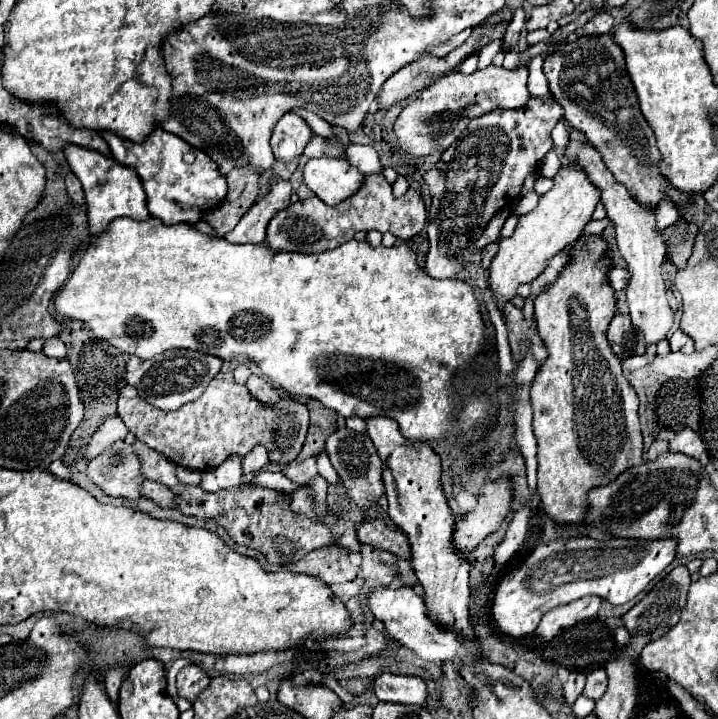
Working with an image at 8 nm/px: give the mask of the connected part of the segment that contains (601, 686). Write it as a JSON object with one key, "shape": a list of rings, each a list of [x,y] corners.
{"shape":[[[596,668],[588,674],[586,678],[586,688],[582,694],[586,694],[586,698],[592,698],[592,700],[598,700],[604,692],[606,692],[606,684],[608,684],[608,678],[606,678],[606,672],[604,668]]]}

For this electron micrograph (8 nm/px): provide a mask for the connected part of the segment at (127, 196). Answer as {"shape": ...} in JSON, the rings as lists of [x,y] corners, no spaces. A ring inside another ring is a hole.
{"shape":[[[66,146],[64,154],[66,154],[66,160],[68,160],[72,172],[78,176],[78,180],[84,186],[90,236],[98,236],[98,234],[106,232],[110,222],[120,216],[128,216],[132,220],[148,220],[150,218],[142,182],[138,180],[138,174],[132,168],[118,164],[114,158],[106,158],[94,150],[84,150],[78,146]]]}

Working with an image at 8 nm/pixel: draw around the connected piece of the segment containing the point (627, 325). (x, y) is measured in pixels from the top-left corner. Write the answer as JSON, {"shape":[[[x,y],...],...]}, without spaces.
{"shape":[[[616,314],[608,328],[608,342],[614,354],[624,360],[634,354],[644,354],[644,340],[642,334],[632,326],[630,316]]]}

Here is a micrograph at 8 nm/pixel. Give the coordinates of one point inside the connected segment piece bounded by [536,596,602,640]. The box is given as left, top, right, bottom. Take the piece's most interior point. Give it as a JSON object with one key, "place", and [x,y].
{"place":[564,617]}

